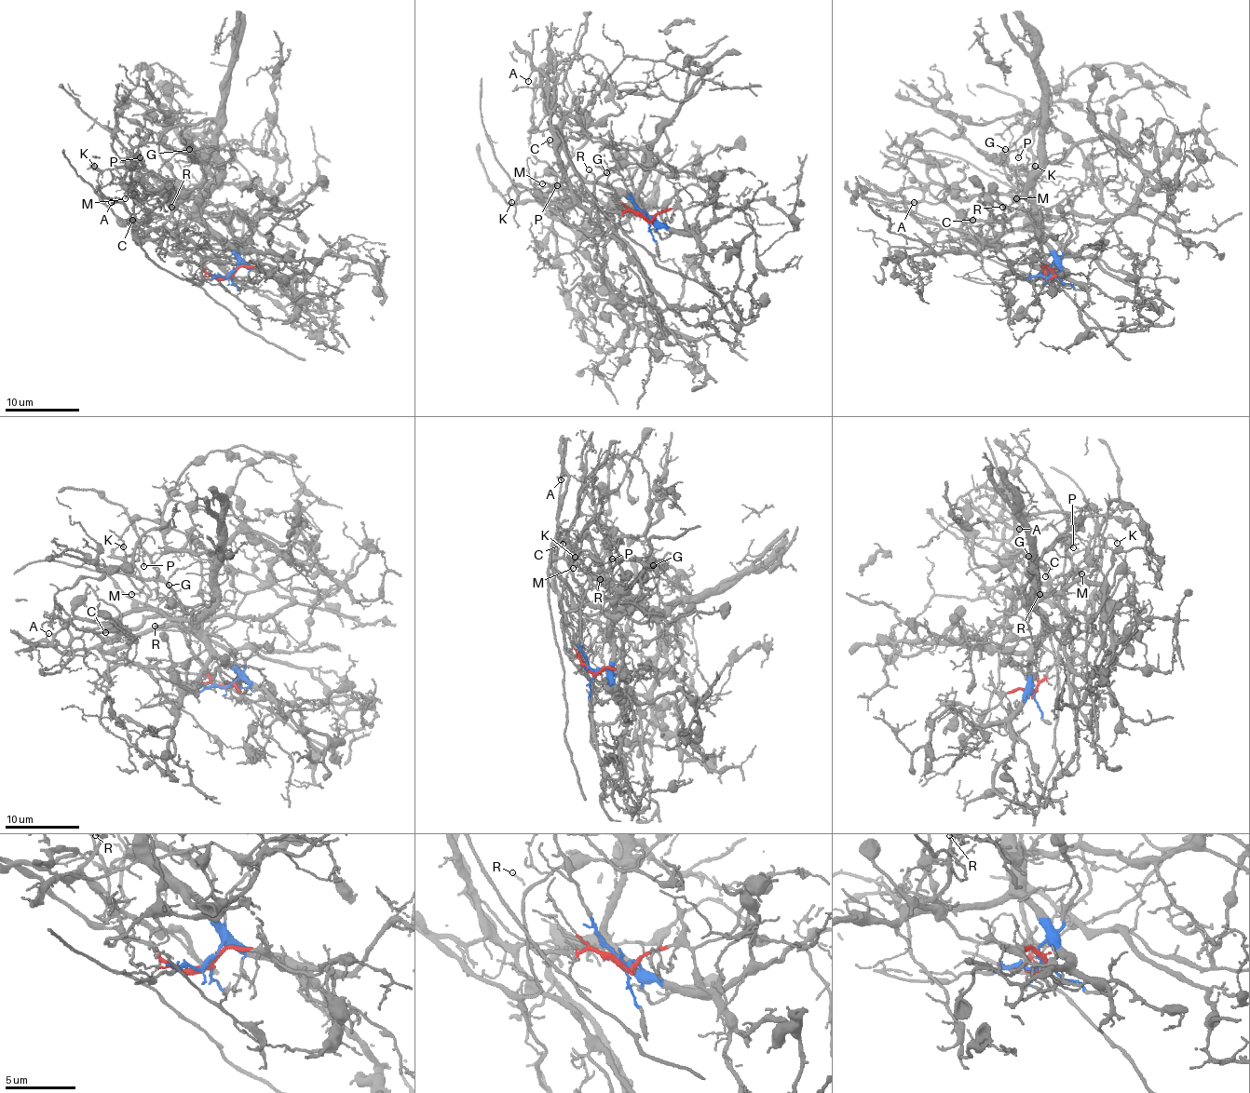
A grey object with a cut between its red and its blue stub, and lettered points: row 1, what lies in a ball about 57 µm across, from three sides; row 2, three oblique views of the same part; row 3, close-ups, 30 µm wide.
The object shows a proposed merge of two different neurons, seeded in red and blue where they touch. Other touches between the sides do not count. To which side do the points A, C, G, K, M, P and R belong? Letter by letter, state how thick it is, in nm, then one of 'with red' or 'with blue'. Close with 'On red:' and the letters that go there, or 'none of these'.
A: calibre 90 nm; with red
C: calibre 170 nm; with red
G: calibre 130 nm; with blue
K: calibre 130 nm; with red
M: calibre 130 nm; with blue
P: calibre 90 nm; with red
R: calibre 130 nm; with blue
On red: A, C, K, P

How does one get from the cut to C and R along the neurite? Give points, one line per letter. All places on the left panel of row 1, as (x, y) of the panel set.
C: (229, 276), (209, 276), (186, 257), (179, 240), (166, 231), (151, 231), (138, 242), (142, 220), (132, 220)
R: (229, 276), (238, 263), (237, 255), (201, 218), (196, 197), (188, 197), (171, 207)

